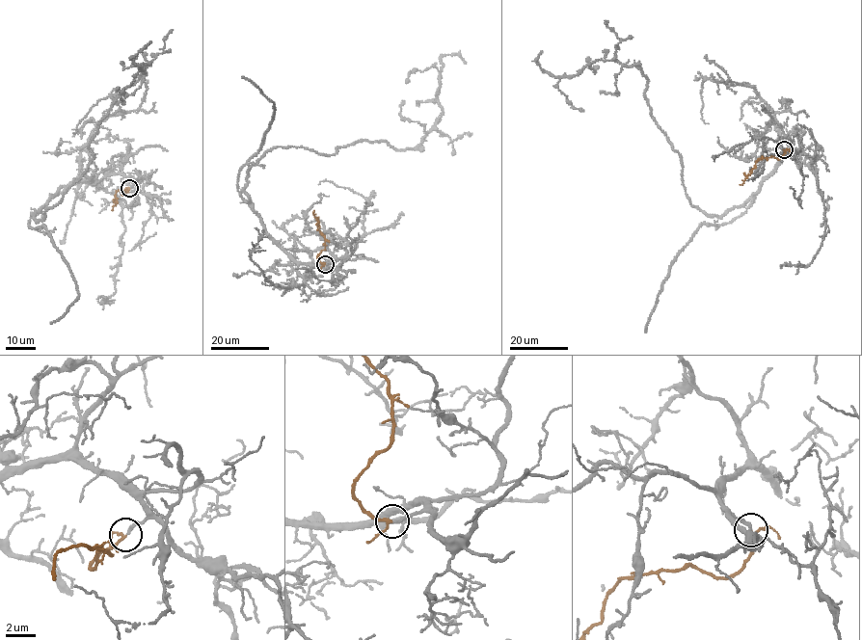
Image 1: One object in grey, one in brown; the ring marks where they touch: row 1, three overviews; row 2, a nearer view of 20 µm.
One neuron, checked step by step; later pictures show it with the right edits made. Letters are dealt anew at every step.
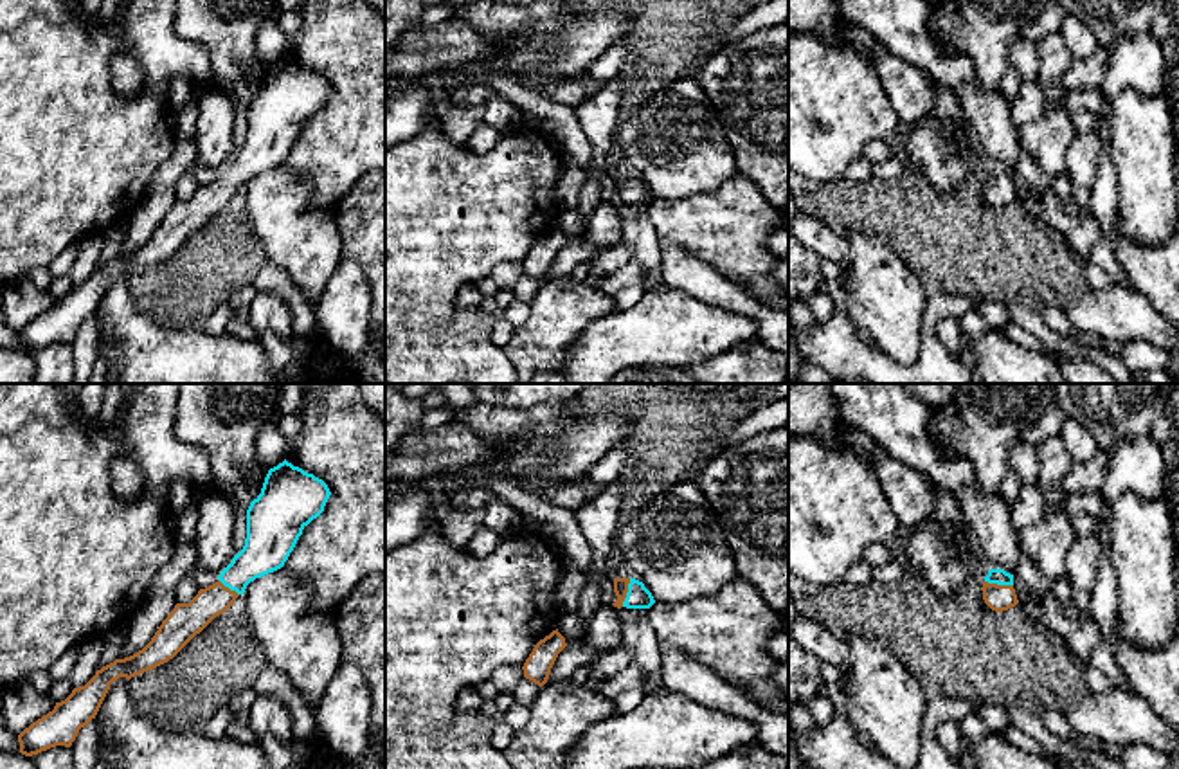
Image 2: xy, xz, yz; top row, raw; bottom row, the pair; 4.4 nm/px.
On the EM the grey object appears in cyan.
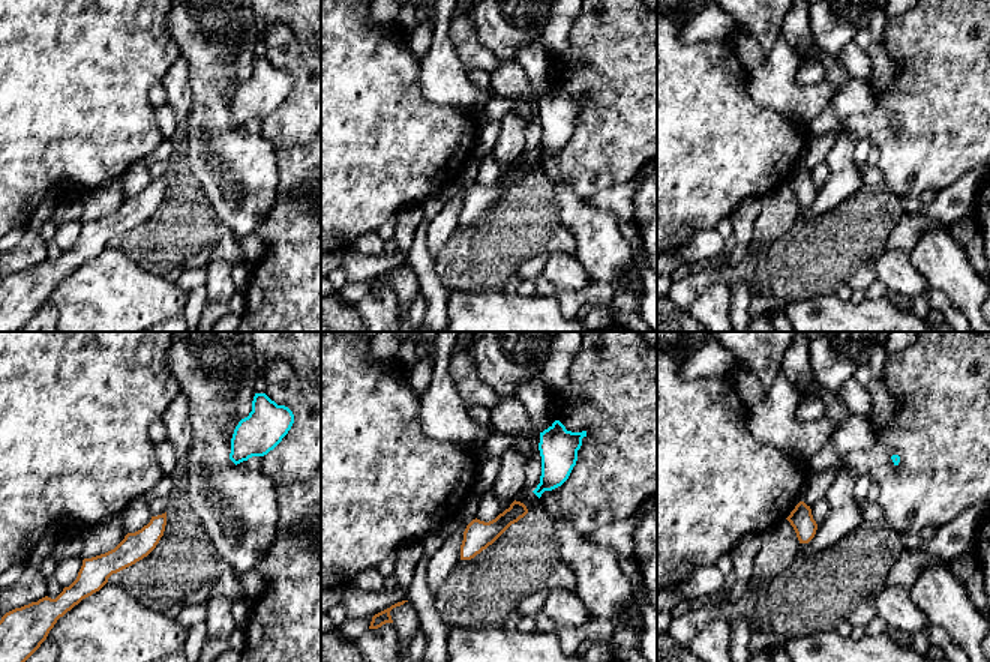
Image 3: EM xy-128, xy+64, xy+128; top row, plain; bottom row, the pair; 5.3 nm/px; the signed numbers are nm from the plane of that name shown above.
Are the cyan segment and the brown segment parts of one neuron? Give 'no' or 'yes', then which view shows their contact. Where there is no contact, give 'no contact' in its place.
yes | xz

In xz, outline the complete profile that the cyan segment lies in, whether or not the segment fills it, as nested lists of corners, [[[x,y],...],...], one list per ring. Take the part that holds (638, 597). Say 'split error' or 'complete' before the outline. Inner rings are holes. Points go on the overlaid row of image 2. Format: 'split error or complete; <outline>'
split error; [[[614,578],[614,593],[617,600],[612,605],[617,609],[650,609],[655,603],[652,593],[635,578]]]

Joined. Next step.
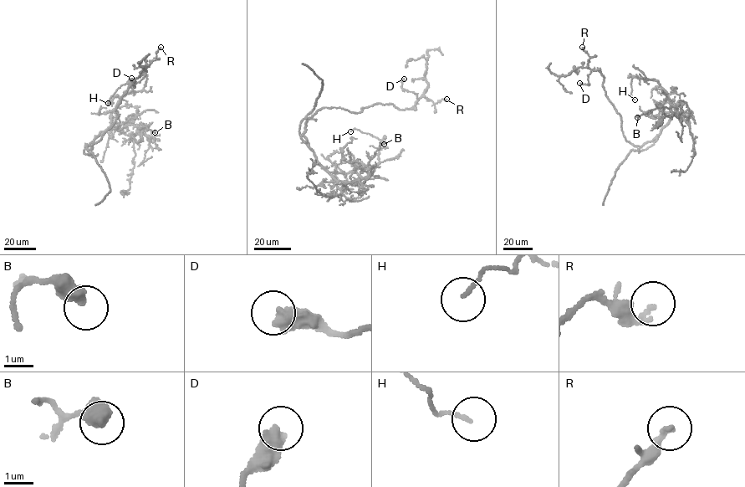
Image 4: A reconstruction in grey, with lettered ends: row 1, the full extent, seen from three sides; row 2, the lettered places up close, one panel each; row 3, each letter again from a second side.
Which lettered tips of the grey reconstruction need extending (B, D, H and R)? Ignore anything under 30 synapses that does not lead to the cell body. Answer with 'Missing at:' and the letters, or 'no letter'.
Missing at: no letter

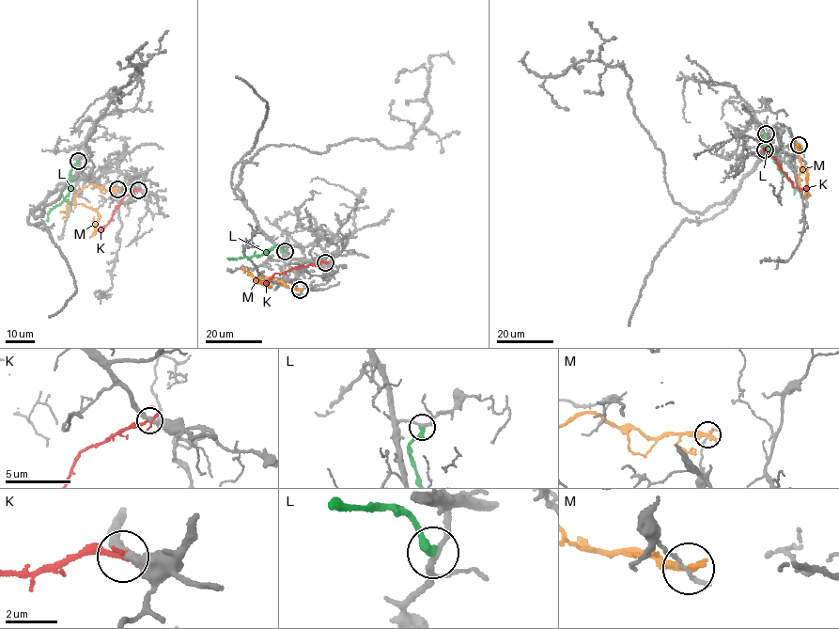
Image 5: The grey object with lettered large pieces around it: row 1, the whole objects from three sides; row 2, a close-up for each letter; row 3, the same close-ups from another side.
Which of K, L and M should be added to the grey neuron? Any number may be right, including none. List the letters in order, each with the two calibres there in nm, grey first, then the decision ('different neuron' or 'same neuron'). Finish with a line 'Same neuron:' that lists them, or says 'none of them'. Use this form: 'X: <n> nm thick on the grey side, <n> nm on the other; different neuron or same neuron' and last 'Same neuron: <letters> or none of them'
K: 360 nm thick on the grey side, 280 nm on the other; different neuron
L: 200 nm thick on the grey side, 360 nm on the other; different neuron
M: 150 nm thick on the grey side, 400 nm on the other; different neuron
Same neuron: none of them

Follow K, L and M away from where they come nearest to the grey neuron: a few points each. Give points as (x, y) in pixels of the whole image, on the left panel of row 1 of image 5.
K: (138, 190), (124, 196), (102, 229), (100, 229)
L: (78, 161), (69, 177), (68, 194), (48, 212), (47, 221)
M: (118, 188), (106, 189), (90, 184), (75, 195), (77, 204), (83, 204), (98, 212), (99, 221), (90, 238)

